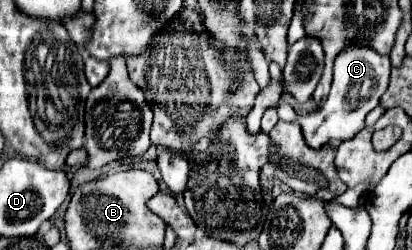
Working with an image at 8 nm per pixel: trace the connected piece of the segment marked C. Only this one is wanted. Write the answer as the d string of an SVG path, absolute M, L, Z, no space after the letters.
M347 46L335 58L333 66L333 86L329 98L323 106L307 116L299 116L305 142L311 148L319 148L329 142L343 142L353 138L361 128L365 116L379 104L379 98L385 94L389 84L391 60L387 54L379 54L375 48L367 46Z

